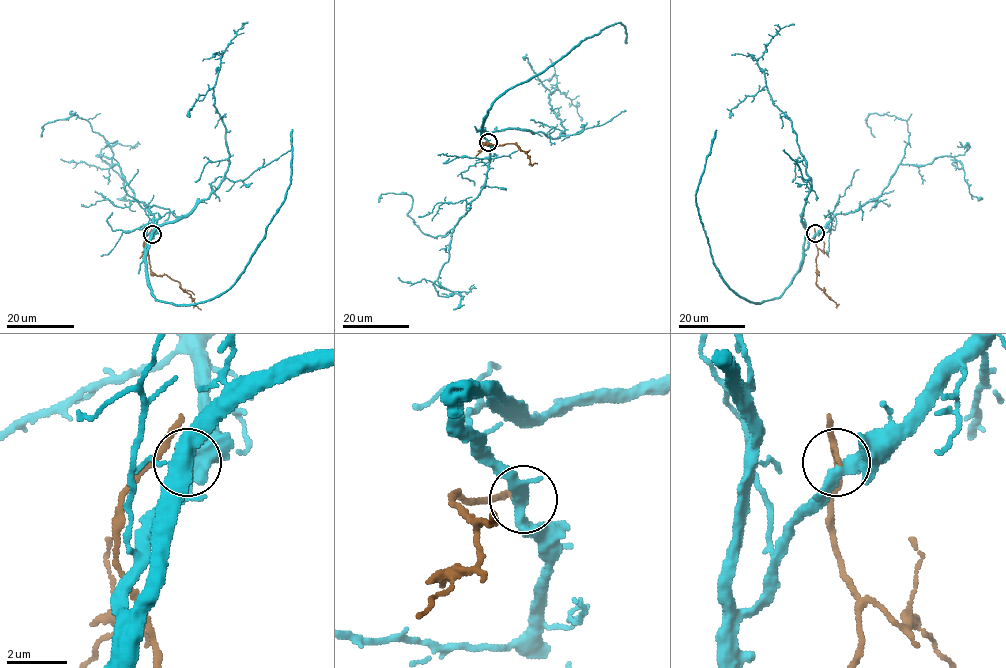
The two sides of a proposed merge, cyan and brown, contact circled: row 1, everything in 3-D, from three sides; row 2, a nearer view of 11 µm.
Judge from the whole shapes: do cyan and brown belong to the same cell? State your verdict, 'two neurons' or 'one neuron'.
two neurons

